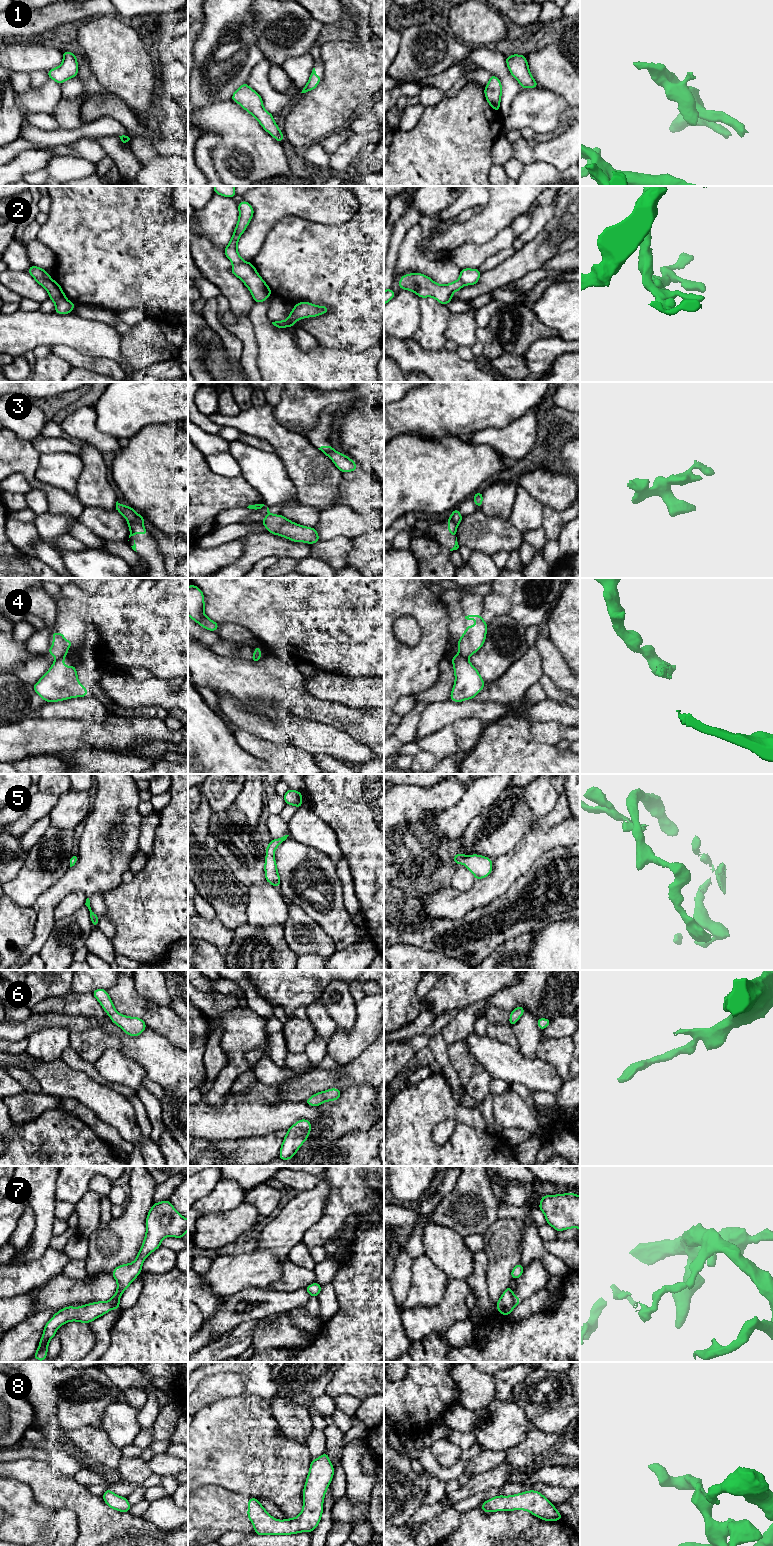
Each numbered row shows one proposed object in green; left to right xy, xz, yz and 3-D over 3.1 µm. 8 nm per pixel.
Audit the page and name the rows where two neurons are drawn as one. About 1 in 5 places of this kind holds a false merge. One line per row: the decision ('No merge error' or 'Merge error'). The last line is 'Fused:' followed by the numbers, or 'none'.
1: No merge error
2: Merge error
3: Merge error
4: Merge error
5: No merge error
6: No merge error
7: Merge error
8: No merge error
Fused: 2, 3, 4, 7

